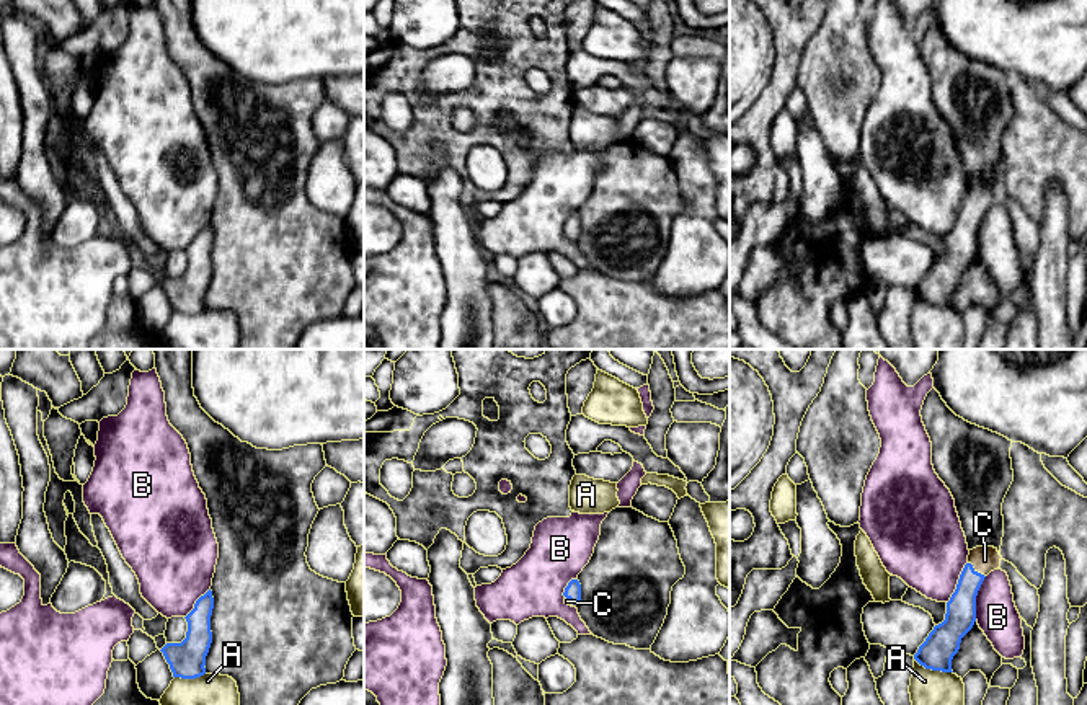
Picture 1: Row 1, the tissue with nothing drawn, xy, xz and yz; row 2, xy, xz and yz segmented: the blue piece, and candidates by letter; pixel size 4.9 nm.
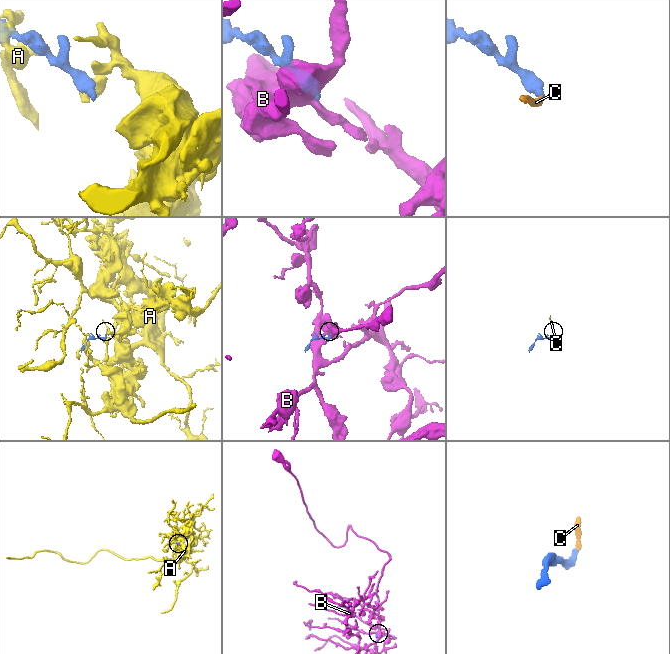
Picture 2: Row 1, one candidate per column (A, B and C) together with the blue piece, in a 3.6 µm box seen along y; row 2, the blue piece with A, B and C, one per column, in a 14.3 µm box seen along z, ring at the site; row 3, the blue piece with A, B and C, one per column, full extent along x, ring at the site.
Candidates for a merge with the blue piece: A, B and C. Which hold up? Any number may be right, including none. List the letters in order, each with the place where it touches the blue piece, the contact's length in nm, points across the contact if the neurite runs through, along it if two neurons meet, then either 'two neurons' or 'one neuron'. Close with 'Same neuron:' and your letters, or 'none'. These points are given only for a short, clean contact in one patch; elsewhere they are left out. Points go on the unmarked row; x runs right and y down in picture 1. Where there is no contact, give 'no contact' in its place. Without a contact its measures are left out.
A: meets blue in yz at (934, 304); contact 200 nm long; two neurons
B: meets blue in yz at (975, 232); contact 220 nm long; two neurons
C: meets blue in yz at (976, 206); contact 120 nm long; runs through yz (960, 252), (968, 217), (976, 206), (984, 195); one neuron
Same neuron: C

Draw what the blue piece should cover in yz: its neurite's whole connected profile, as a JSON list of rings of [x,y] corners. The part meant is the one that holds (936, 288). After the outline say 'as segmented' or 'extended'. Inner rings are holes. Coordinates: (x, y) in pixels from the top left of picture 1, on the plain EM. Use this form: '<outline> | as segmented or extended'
[[[994,181],[969,184],[956,224],[947,237],[945,255],[934,261],[919,281],[914,294],[925,304],[953,307],[952,294],[960,284],[961,273],[976,256],[976,230],[984,212],[1000,201],[1000,189]]] | extended

